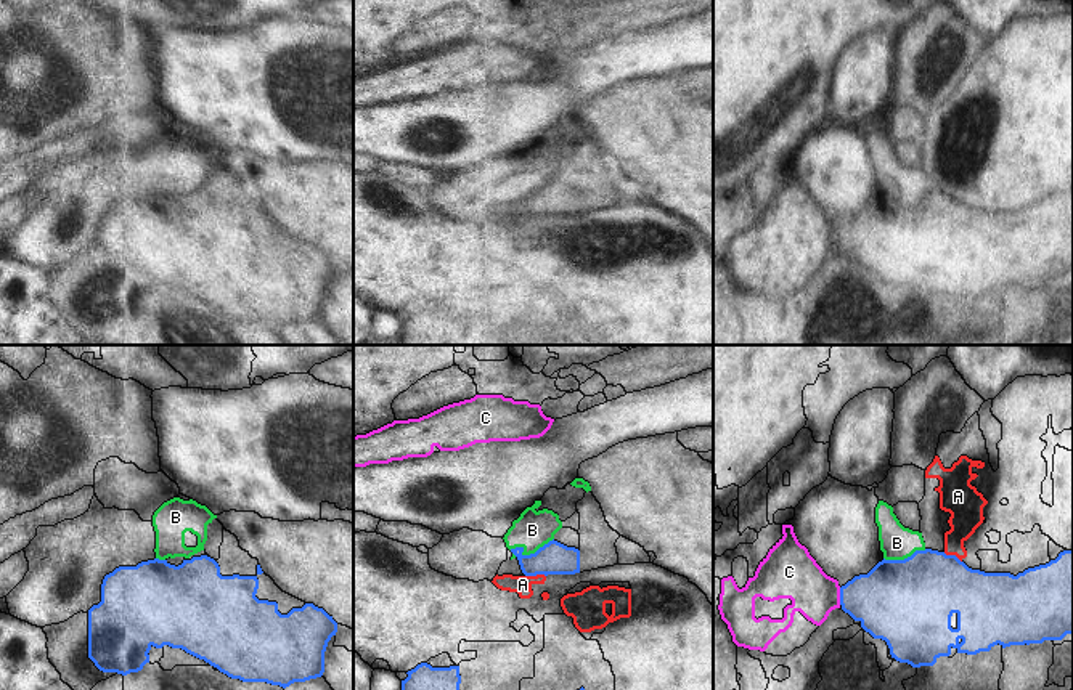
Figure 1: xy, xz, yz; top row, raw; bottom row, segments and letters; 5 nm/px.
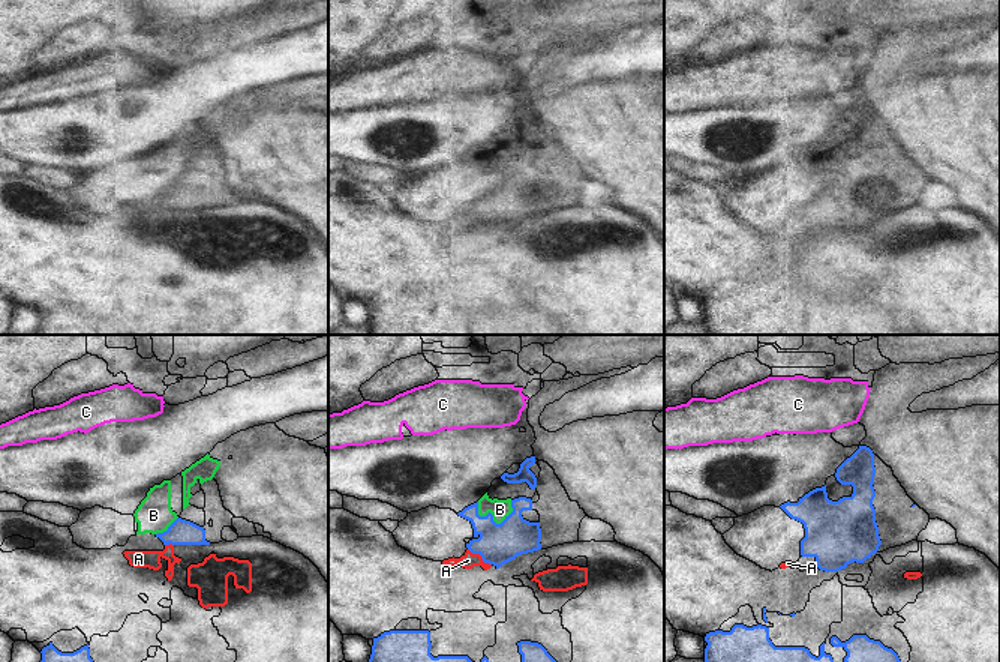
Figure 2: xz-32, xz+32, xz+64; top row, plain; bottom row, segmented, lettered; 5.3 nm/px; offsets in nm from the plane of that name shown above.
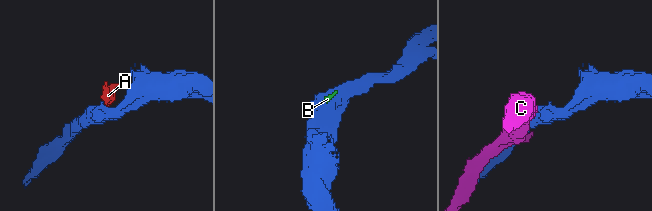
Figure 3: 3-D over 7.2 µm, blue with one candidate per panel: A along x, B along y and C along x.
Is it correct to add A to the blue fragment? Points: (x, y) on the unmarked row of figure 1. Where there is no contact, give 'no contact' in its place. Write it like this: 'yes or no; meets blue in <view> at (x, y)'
no; meets blue in xz at (535, 215)

